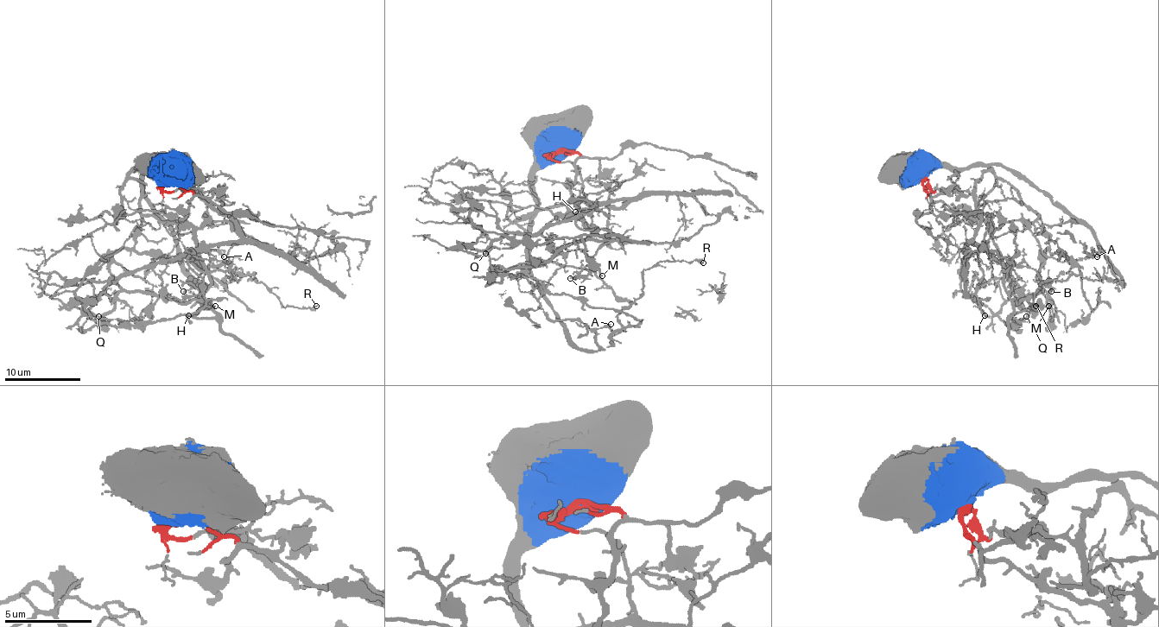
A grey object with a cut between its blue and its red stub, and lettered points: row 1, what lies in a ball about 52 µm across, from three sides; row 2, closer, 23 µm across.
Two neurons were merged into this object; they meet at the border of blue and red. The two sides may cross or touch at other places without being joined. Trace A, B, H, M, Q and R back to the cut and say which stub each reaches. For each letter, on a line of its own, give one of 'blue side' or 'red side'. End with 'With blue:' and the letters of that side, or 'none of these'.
A: blue side
B: red side
H: red side
M: red side
Q: red side
R: blue side
With blue: A, R

